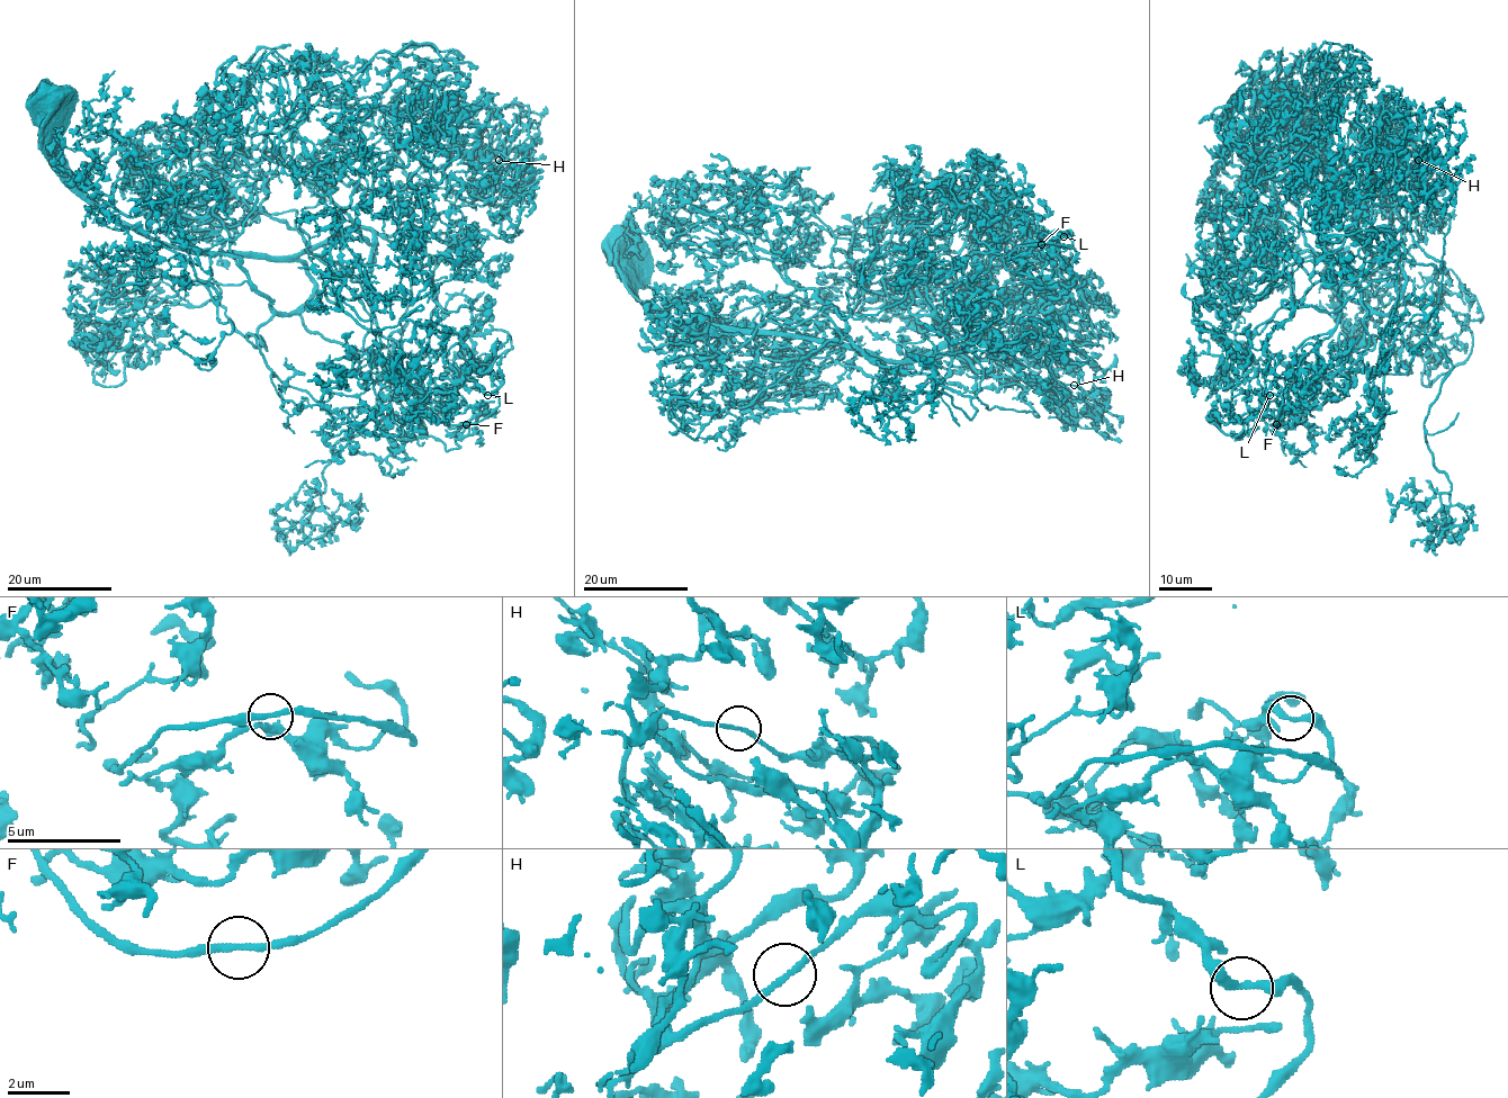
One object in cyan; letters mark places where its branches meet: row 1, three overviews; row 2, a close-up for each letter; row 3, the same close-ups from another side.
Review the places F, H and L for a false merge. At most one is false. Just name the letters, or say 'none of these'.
none of these

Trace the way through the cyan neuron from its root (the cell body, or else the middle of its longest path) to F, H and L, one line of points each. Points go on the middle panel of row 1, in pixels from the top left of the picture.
F: (620, 255), (628, 287), (674, 320), (922, 360), (948, 340), (935, 309), (954, 300), (958, 260), (1041, 243)
H: (620, 255), (628, 287), (674, 320), (894, 360), (952, 356), (1034, 379), (1050, 412), (1048, 390), (1074, 386)
L: (620, 255), (628, 287), (674, 320), (922, 360), (948, 340), (935, 309), (958, 260), (1074, 250), (1064, 236)

